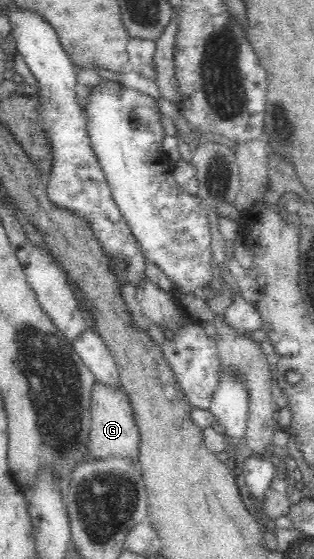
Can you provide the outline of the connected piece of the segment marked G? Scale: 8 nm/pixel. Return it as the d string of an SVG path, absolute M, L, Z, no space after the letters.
M95 381L91 392L91 430L88 436L89 457L106 459L107 457L131 457L137 465L140 434L136 425L129 396L122 385L109 387Z

